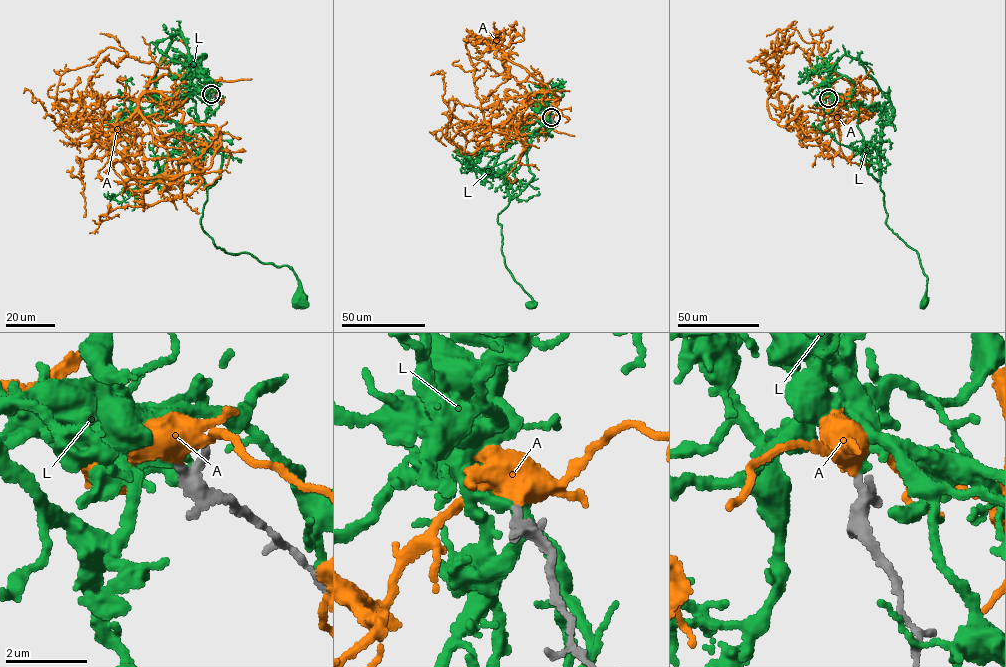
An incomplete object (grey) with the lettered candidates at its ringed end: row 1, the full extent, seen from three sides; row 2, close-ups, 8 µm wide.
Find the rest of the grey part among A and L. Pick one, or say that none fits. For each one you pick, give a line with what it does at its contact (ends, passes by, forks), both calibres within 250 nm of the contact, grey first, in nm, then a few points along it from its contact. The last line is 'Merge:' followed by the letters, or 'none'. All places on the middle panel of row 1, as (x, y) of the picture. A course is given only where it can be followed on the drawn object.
L: it ends | 400/280 nm | via (551, 117), (549, 110), (545, 128), (527, 139), (534, 176), (497, 216), (505, 265), (531, 305)
Merge: L

